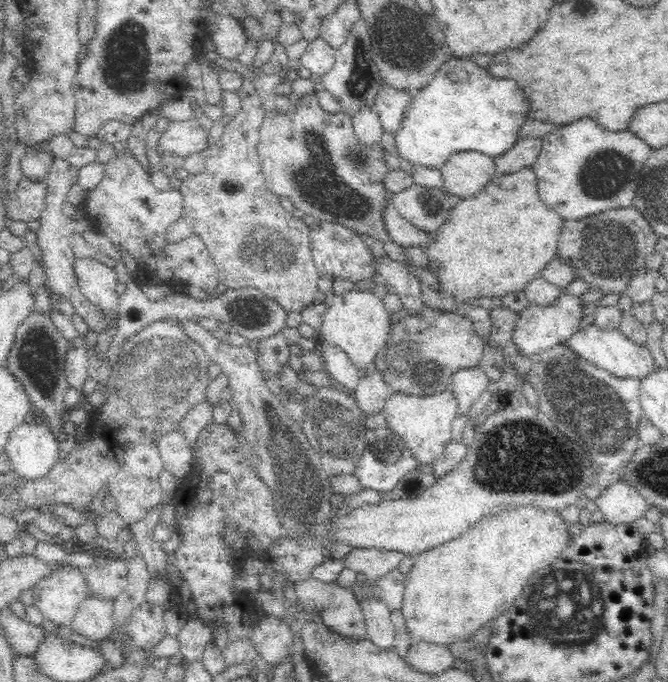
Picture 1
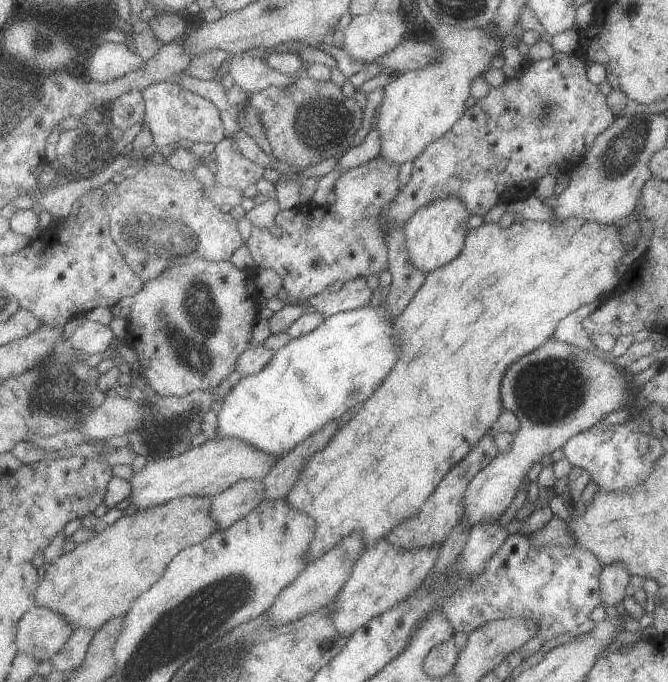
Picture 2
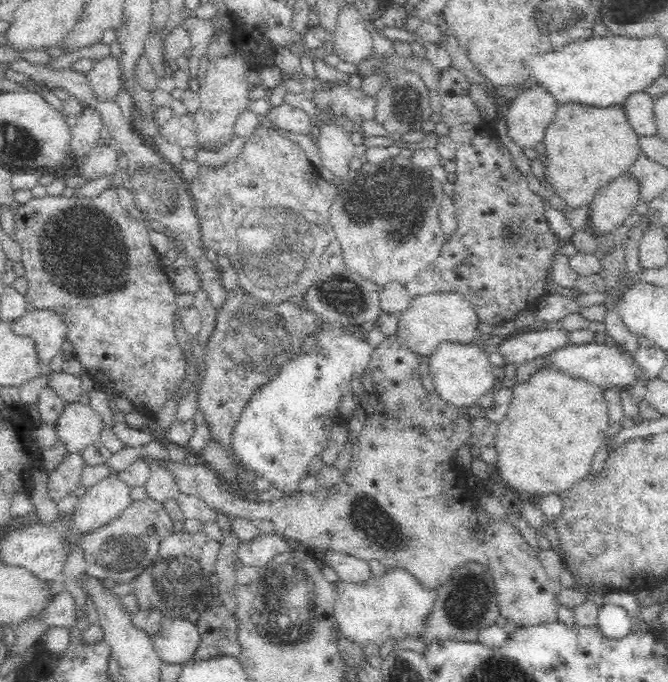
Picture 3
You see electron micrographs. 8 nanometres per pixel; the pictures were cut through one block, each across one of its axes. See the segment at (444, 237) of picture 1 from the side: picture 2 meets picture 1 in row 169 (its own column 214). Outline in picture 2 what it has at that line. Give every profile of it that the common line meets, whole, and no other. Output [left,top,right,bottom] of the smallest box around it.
[36,496,223,631]

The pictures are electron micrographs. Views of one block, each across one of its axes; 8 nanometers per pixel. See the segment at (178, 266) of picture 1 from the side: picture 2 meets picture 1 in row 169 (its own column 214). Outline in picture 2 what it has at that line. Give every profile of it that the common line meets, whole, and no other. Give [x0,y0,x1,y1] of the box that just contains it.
[144,79,226,147]

